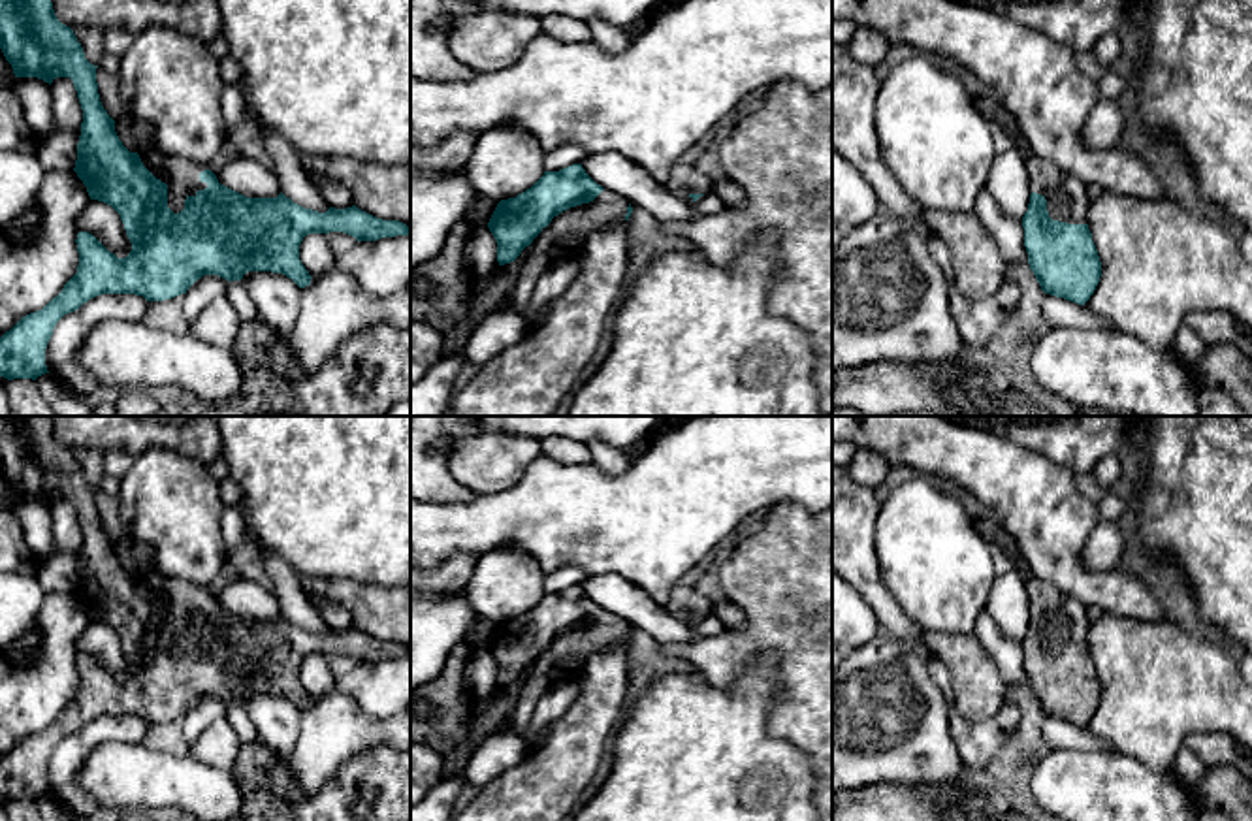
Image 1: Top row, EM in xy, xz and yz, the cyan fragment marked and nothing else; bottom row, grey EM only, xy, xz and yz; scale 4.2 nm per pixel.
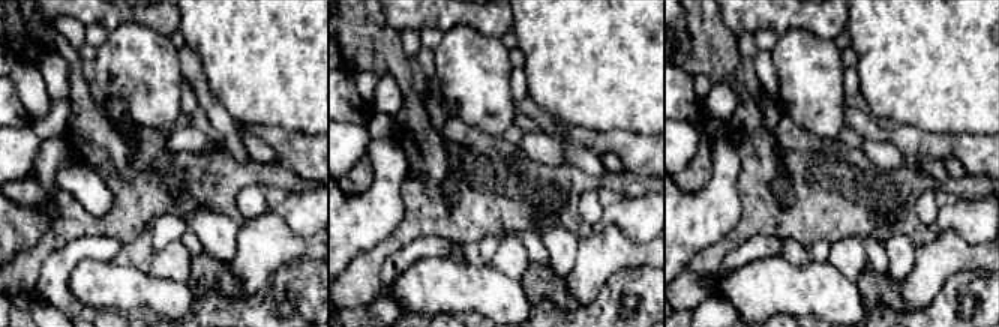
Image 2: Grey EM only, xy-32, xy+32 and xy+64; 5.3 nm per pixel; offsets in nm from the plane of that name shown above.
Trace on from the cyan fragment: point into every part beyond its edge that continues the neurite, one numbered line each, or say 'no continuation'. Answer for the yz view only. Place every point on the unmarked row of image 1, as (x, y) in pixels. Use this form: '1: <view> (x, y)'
1: yz (1066, 618)

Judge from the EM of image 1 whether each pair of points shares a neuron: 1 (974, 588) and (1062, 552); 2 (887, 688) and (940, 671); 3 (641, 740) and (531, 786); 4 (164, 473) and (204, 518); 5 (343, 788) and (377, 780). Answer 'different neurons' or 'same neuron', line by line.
1: different neurons
2: different neurons
3: different neurons
4: same neuron
5: same neuron

